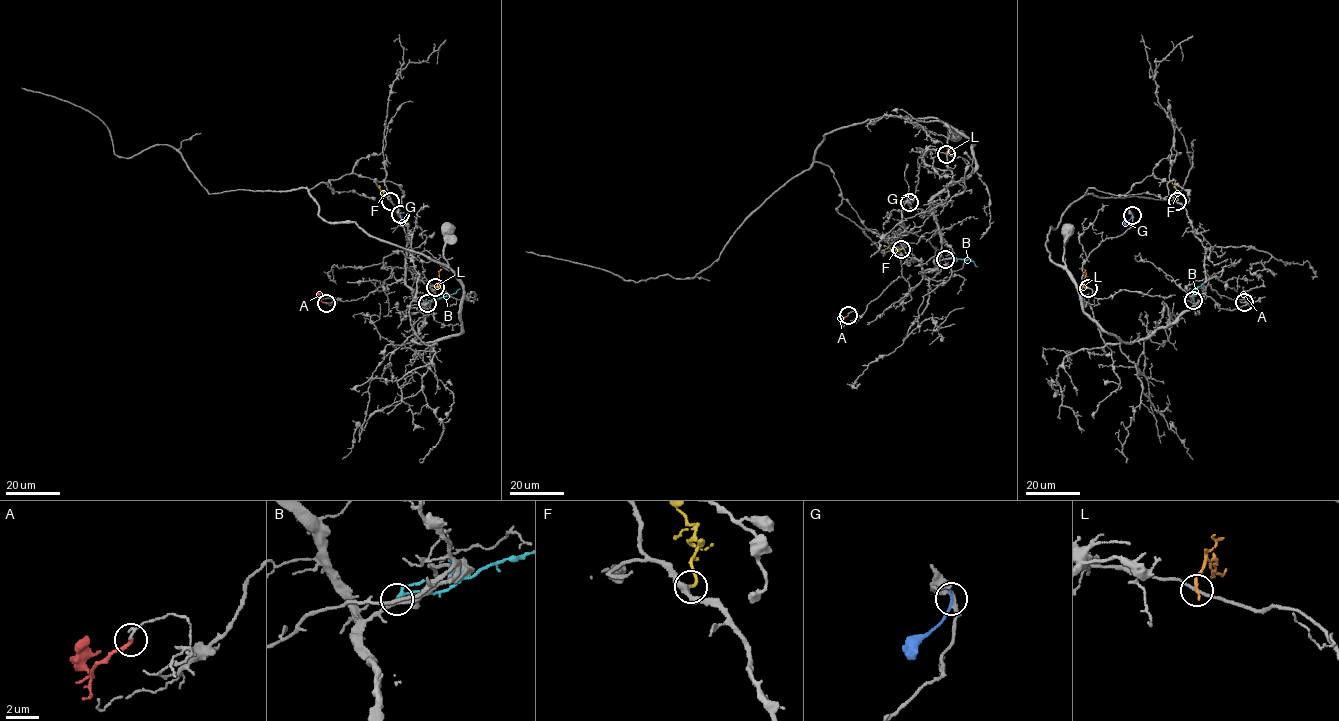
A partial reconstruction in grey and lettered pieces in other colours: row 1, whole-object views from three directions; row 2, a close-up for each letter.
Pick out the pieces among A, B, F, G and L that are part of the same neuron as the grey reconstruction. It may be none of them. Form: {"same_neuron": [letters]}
{"same_neuron": ["F"]}

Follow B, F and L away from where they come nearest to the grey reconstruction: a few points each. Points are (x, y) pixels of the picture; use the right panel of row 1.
B: (1193, 299), (1195, 290), (1203, 284)
F: (1177, 200), (1178, 190), (1172, 180)
L: (1088, 288), (1083, 286), (1084, 270)

